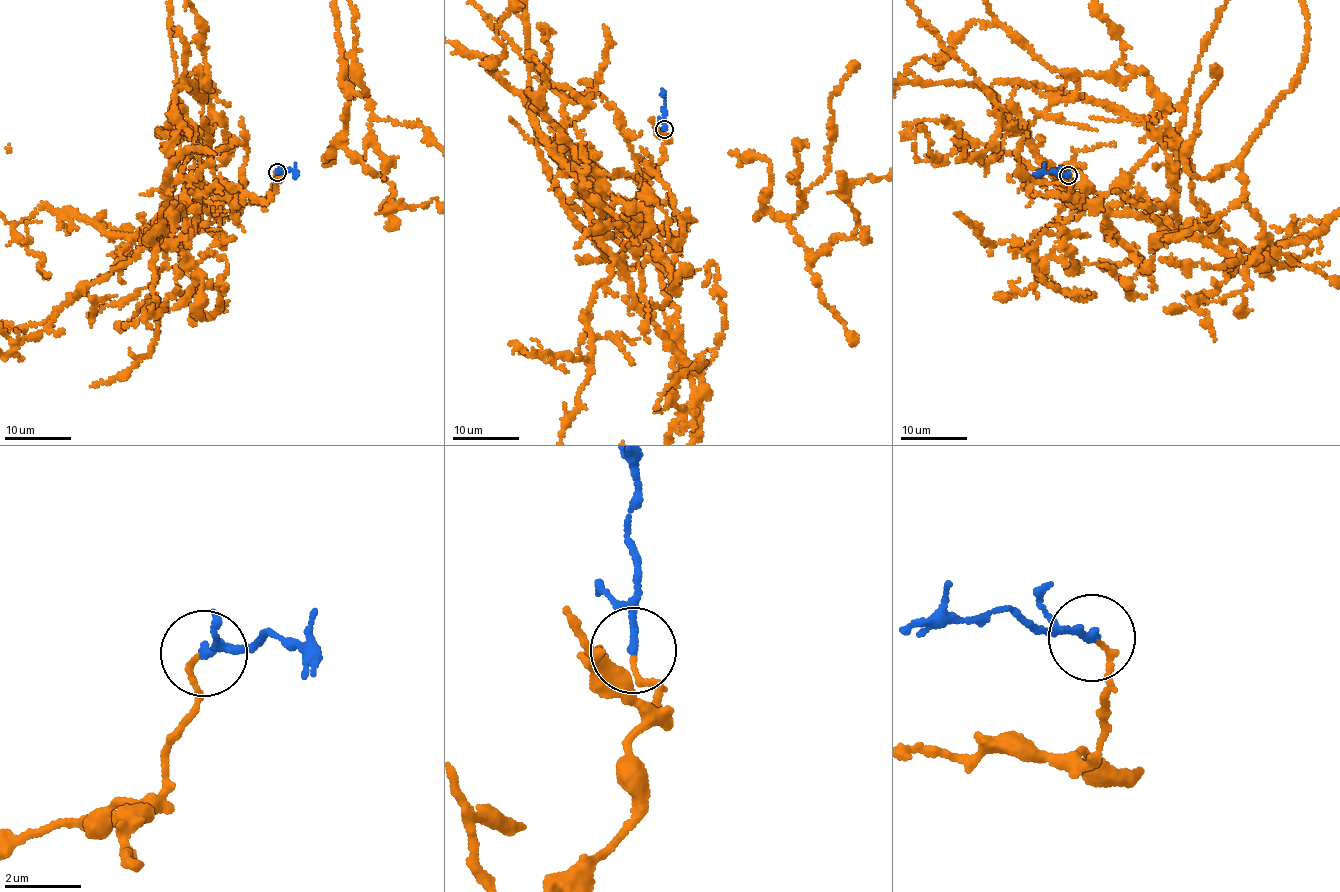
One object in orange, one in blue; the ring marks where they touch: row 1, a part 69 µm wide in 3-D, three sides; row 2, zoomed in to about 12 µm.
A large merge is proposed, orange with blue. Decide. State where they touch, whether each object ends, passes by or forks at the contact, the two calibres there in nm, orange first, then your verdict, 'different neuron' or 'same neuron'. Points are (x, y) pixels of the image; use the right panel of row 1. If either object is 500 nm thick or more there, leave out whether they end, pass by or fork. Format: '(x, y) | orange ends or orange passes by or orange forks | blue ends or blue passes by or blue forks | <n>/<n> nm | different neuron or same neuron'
(1068, 175) | orange ends | blue ends | 120/200 nm | same neuron

